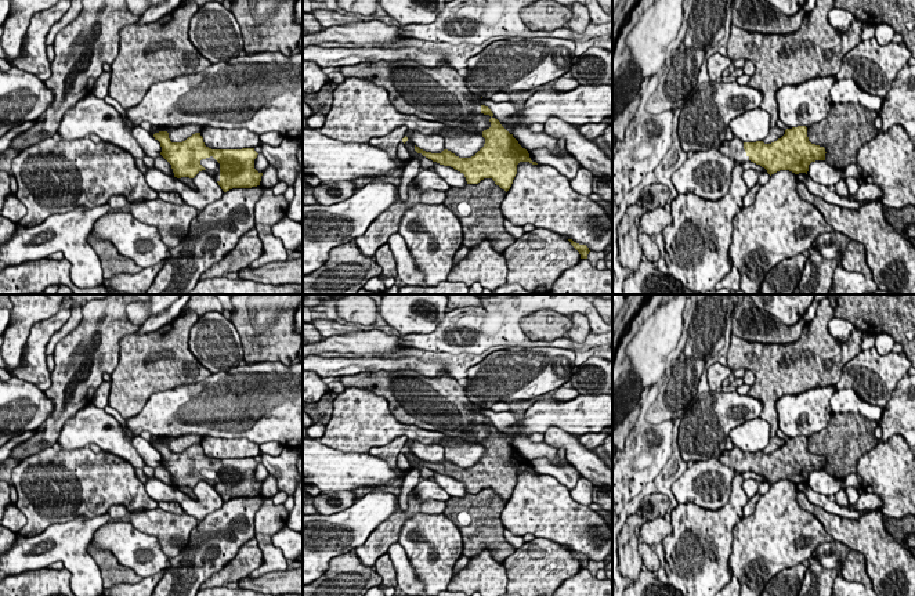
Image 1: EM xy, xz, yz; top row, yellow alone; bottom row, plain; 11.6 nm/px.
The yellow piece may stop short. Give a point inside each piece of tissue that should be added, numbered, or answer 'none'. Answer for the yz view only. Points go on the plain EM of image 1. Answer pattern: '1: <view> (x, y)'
1: yz (734, 458)

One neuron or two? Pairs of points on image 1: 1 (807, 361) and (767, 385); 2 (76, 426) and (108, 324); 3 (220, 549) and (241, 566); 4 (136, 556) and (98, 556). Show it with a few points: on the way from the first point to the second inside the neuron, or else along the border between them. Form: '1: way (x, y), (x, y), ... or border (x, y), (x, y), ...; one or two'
1: way (798, 371), (780, 372), (777, 375); one
2: border (90, 403), (82, 407), (60, 432); two
3: border (253, 537), (206, 580); two
4: border (90, 542), (105, 548), (122, 564), (141, 575); two

